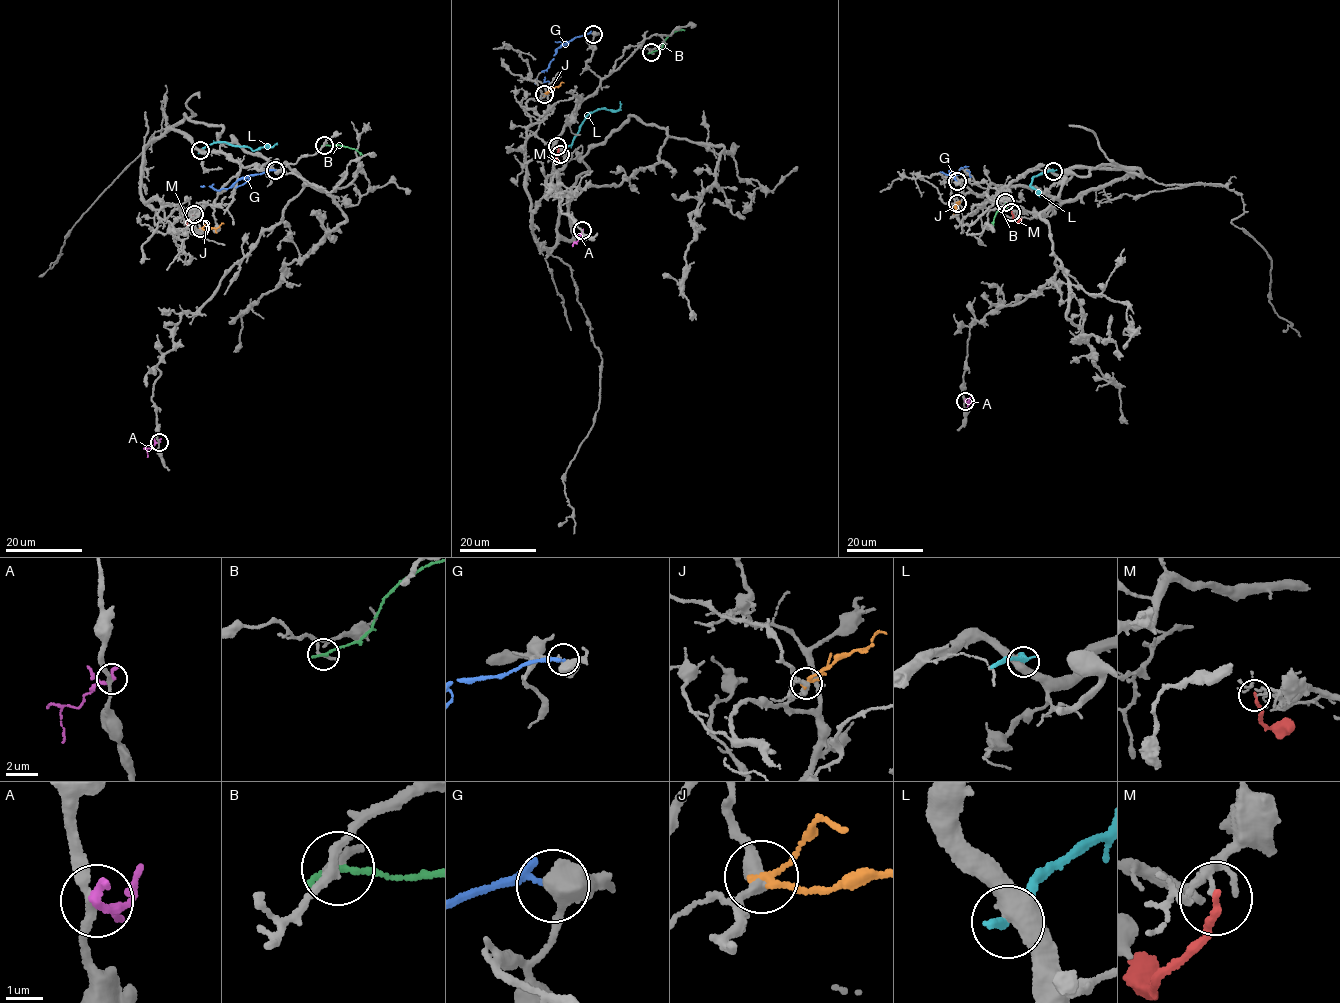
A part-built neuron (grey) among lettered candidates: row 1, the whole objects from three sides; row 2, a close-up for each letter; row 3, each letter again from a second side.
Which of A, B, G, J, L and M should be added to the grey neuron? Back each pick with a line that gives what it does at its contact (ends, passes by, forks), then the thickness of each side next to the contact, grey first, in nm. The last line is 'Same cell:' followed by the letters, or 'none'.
Same cell: none

